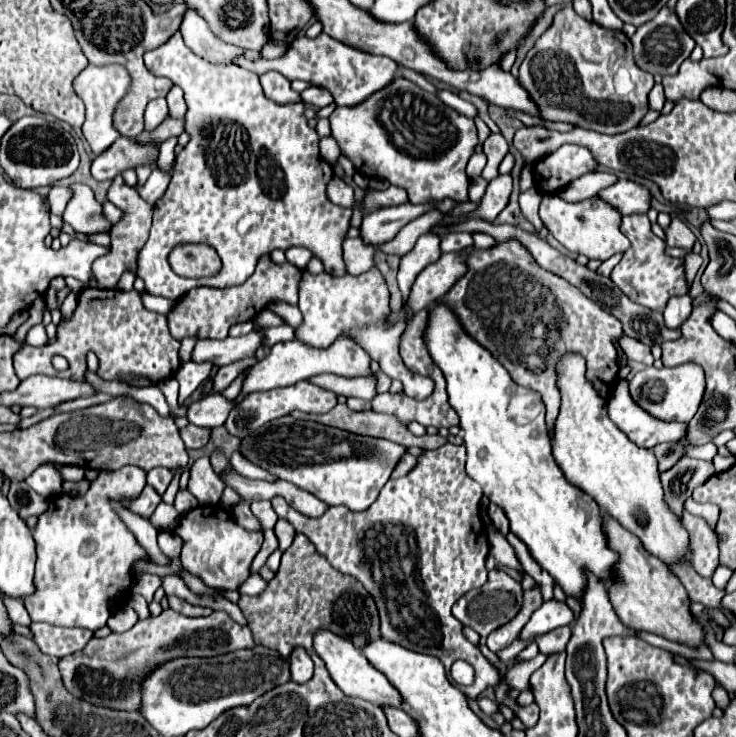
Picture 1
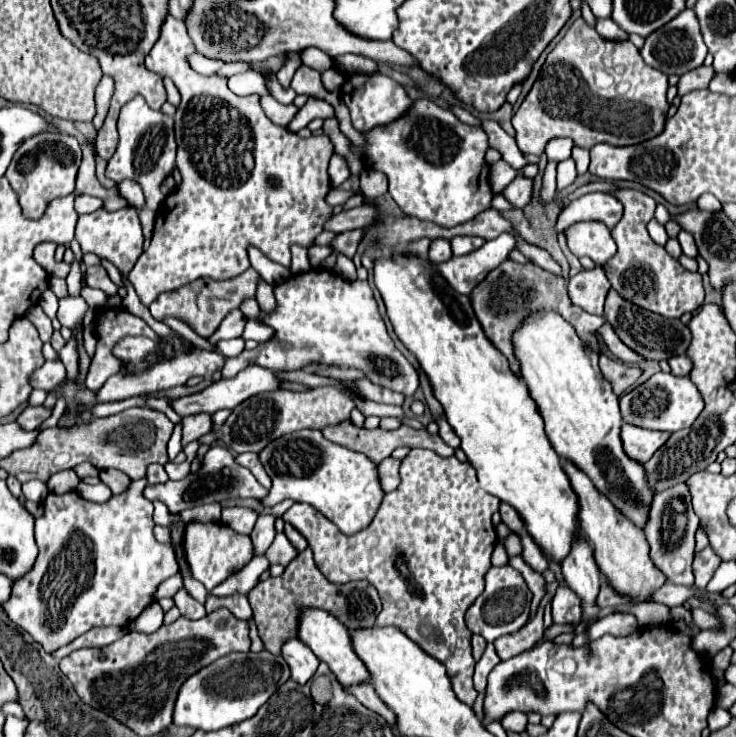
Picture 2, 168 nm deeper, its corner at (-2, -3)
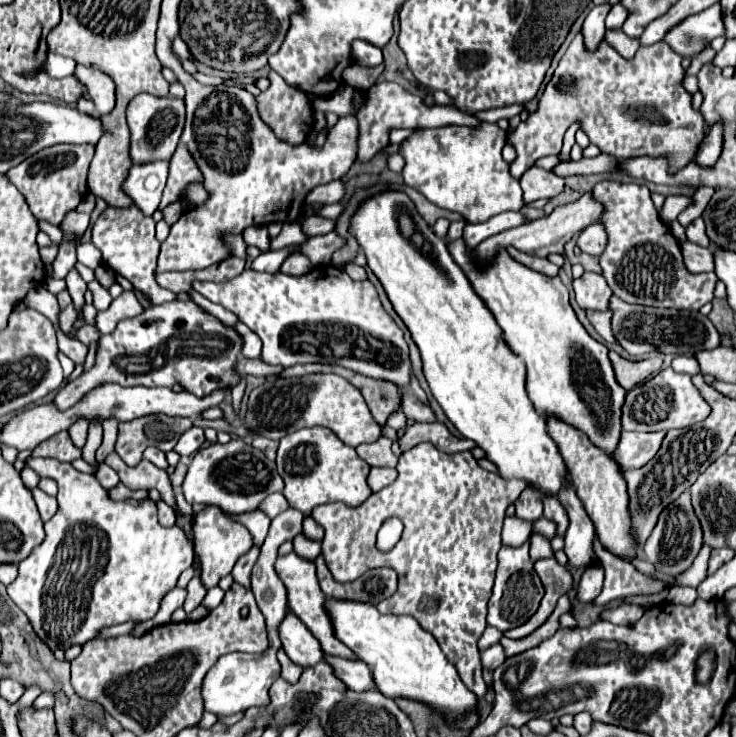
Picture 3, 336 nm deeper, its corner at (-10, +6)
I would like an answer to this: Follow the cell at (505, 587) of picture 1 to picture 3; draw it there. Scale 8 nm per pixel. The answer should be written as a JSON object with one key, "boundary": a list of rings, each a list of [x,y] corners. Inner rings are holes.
{"boundary":[[[528,542],[518,548],[502,546],[498,552],[496,582],[494,582],[492,598],[488,602],[488,618],[486,618],[488,624],[498,628],[500,632],[522,626],[538,610],[542,596],[544,596],[544,588],[538,574],[532,568],[532,560],[528,556]]]}

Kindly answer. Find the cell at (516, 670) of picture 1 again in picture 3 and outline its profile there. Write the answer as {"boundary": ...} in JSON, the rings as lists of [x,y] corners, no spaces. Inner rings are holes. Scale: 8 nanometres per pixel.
{"boundary":[[[594,564],[594,566],[588,566],[576,586],[576,600],[578,602],[592,602],[600,590],[602,590],[602,566]]]}

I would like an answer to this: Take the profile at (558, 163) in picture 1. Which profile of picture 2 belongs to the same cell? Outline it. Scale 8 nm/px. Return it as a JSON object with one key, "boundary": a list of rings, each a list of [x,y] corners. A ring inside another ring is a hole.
{"boundary":[[[574,147],[572,157],[574,157],[574,161],[576,161],[578,173],[580,173],[580,175],[586,173],[586,171],[588,171],[588,163],[590,163],[590,153],[588,153],[586,149],[582,149],[582,147]]]}

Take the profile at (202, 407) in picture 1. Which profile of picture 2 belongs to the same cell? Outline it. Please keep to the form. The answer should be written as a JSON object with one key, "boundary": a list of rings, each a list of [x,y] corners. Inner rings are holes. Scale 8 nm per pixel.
{"boundary":[[[190,415],[182,421],[182,449],[190,443],[200,439],[202,435],[212,431],[210,415]]]}

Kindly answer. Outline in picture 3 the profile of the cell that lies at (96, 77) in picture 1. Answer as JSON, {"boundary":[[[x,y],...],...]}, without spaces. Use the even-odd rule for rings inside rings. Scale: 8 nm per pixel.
{"boundary":[[[82,64],[76,66],[76,74],[80,78],[80,82],[86,84],[88,88],[88,94],[92,96],[94,104],[96,104],[96,112],[102,116],[102,114],[108,114],[112,108],[114,108],[114,80],[100,72],[100,70],[94,70],[94,68],[86,68]]]}

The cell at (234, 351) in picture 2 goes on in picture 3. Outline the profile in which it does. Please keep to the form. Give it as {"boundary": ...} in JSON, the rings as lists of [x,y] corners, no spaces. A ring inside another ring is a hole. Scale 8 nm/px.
{"boundary":[[[136,204],[128,206],[126,210],[108,206],[92,226],[92,242],[102,252],[102,260],[106,266],[128,278],[132,286],[148,294],[154,304],[166,304],[172,302],[176,294],[170,290],[162,290],[154,280],[156,258],[160,252],[160,242],[154,236],[154,226],[156,226],[154,218],[142,214],[142,210],[138,210]]]}

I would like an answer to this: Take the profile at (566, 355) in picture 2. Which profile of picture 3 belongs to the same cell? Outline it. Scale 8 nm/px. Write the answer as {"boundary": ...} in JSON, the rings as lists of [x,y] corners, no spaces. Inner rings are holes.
{"boundary":[[[464,240],[452,242],[448,250],[470,278],[476,294],[494,314],[508,346],[524,358],[528,370],[526,390],[536,412],[560,418],[562,422],[574,426],[584,432],[594,446],[614,458],[622,428],[620,418],[626,390],[622,390],[614,378],[608,348],[596,342],[576,318],[562,280],[558,276],[546,278],[540,272],[528,270],[512,260],[506,250],[500,250],[492,266],[486,270],[478,270],[474,266],[470,248]],[[580,360],[584,364],[578,364]]]}

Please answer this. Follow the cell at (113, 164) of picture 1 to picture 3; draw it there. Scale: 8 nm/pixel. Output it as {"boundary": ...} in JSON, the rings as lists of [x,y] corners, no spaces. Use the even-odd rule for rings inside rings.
{"boundary":[[[142,92],[134,100],[130,100],[128,110],[126,110],[126,120],[130,126],[132,164],[170,160],[184,128],[184,102],[178,98],[158,98],[158,96]]]}

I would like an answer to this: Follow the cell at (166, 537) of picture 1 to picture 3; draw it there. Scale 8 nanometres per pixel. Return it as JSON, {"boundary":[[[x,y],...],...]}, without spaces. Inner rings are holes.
{"boundary":[[[158,502],[158,520],[162,526],[174,526],[176,522],[176,514],[170,506],[166,506],[166,502]]]}

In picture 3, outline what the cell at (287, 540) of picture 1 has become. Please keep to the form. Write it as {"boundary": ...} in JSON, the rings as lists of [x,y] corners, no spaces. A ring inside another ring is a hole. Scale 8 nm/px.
{"boundary":[[[306,516],[304,518],[304,536],[306,538],[310,538],[310,540],[322,540],[322,536],[324,536],[324,530],[322,530],[322,526],[320,524],[316,524],[310,516]]]}

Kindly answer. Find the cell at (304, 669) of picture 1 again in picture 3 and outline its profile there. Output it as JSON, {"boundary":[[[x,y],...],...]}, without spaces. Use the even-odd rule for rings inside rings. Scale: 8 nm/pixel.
{"boundary":[[[288,614],[282,620],[280,640],[290,660],[302,668],[310,668],[324,658],[324,652],[318,646],[318,640],[306,630],[306,626],[294,614]]]}

